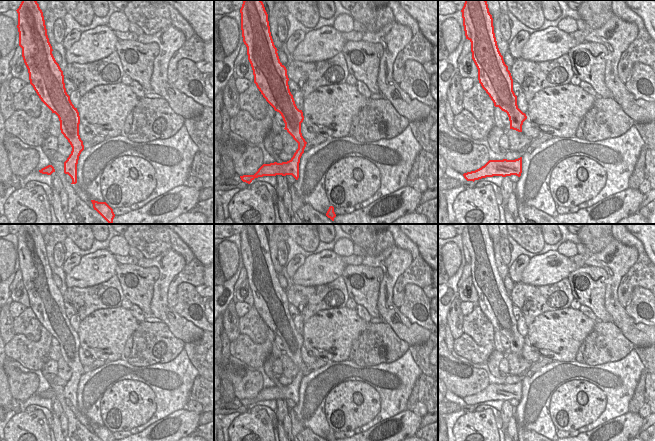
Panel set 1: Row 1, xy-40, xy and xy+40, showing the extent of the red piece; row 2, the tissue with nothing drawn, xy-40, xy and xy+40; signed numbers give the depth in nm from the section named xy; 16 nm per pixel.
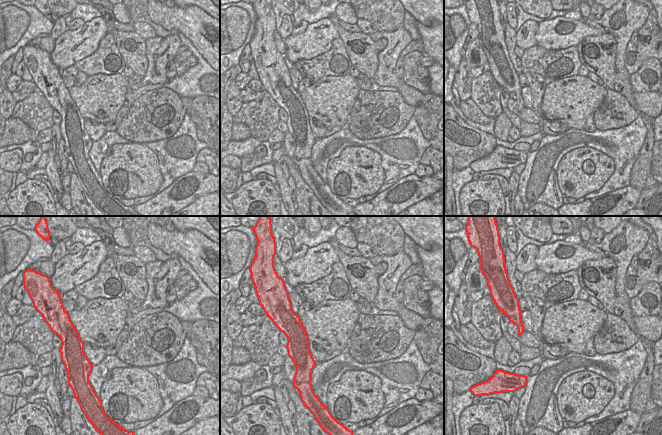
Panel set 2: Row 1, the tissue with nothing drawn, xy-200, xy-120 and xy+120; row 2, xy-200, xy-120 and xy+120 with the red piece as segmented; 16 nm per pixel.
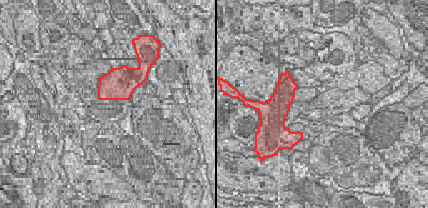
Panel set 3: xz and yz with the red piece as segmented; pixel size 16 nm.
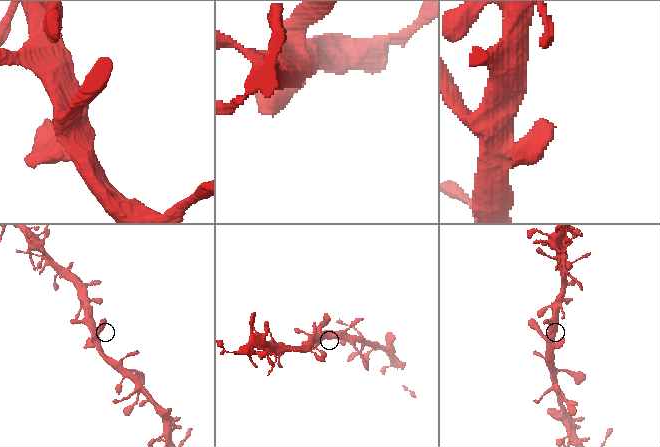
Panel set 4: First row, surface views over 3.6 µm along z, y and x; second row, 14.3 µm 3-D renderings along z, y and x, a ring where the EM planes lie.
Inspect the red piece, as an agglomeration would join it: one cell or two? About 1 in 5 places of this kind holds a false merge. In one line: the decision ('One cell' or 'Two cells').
One cell

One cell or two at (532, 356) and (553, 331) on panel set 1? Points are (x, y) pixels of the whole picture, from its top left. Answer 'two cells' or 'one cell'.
two cells

